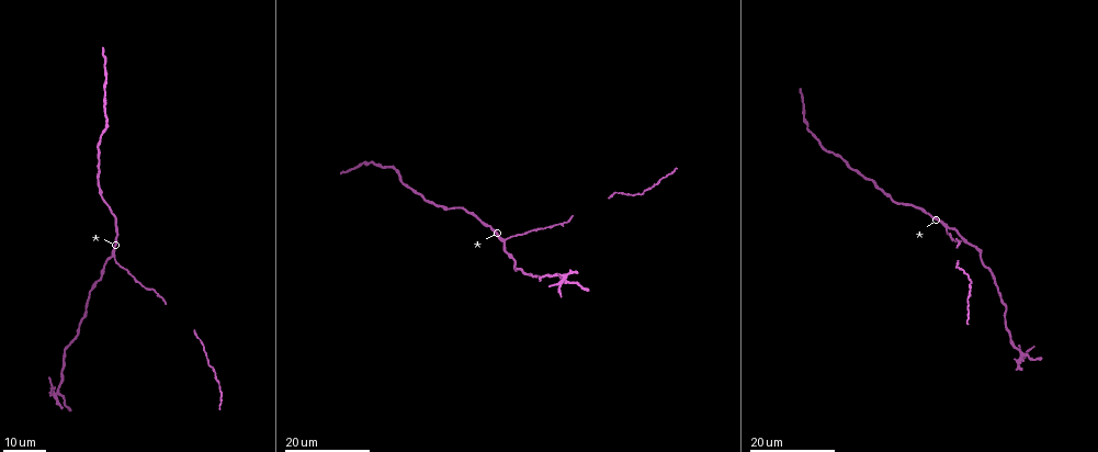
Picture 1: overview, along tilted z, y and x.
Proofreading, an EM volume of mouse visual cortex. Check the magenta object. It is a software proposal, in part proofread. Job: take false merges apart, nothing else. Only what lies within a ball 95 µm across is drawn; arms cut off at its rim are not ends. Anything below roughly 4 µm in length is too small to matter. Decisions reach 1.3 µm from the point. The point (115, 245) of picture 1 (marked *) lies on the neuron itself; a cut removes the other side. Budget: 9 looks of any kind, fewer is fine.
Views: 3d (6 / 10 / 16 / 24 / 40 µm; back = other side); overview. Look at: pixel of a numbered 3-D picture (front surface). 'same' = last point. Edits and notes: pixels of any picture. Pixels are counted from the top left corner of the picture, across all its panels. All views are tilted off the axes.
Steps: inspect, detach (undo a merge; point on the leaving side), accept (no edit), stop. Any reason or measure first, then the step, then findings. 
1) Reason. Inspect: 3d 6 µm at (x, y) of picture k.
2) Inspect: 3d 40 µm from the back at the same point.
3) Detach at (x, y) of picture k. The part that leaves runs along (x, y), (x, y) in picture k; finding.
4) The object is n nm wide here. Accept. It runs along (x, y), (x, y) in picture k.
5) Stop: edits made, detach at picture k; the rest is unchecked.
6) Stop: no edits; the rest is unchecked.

Small branch off a trunk. Inspect: 3d 24 µm at (112, 255) of picture 1.

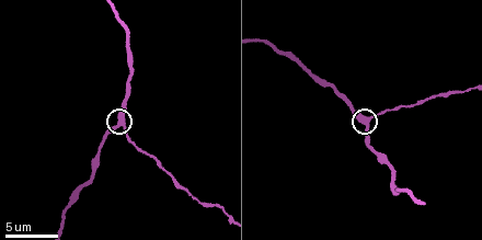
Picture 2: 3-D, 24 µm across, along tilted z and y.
Inspect: 3d 10 µm at (120, 124) of picture 2.

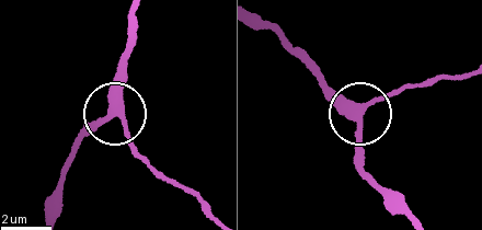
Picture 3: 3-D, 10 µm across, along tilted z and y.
Accept. It runs along (318, 72), (325, 85), (364, 116), (364, 176) in picture 3; all the same neuron.

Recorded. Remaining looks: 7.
Thick turns thin. Inspect: 3d 24 µm at (448, 208) of picture 1.

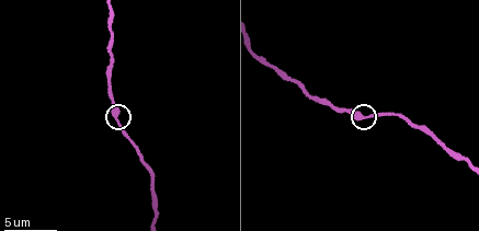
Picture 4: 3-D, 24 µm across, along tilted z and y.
Inspect: 3d 6 µm at (369, 117) of picture 4.

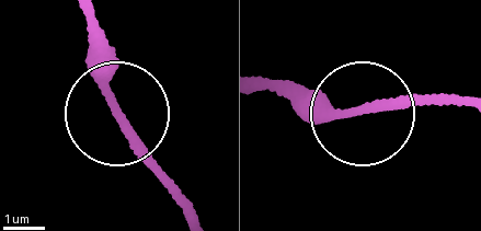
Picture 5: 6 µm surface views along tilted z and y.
The object is 230 nm wide here. Accept. It runs along (456, 106), (328, 113), (260, 78) in picture 5; continuous, no second neuron.

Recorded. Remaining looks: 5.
A narrow waist. Inspect: 3d 24 µm at (551, 276) of picture 1.

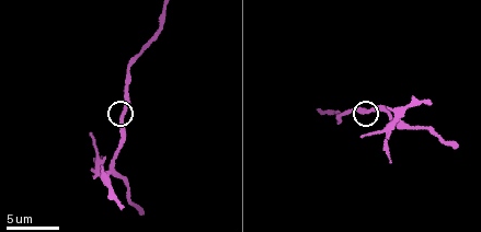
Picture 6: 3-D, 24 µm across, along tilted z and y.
Inspect: 3d 10 µm at (123, 111) of picture 6.

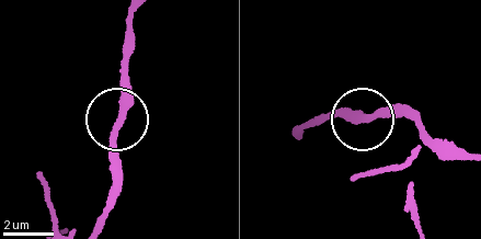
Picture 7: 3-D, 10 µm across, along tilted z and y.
Accept. It runs along (130, 19), (115, 145), (117, 186) in picture 7; continuous, no second neuron.

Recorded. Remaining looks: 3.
Arms part here. Inspect: 3d 10 µm at (400, 125) of picture 6.

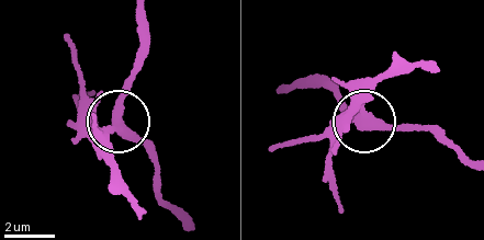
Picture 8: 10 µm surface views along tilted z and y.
Detach at (98, 136) of picture 8. Two neurons meet here.

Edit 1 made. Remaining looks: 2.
Stop: edits made, detach at picture 8; the rest is unchecked.

